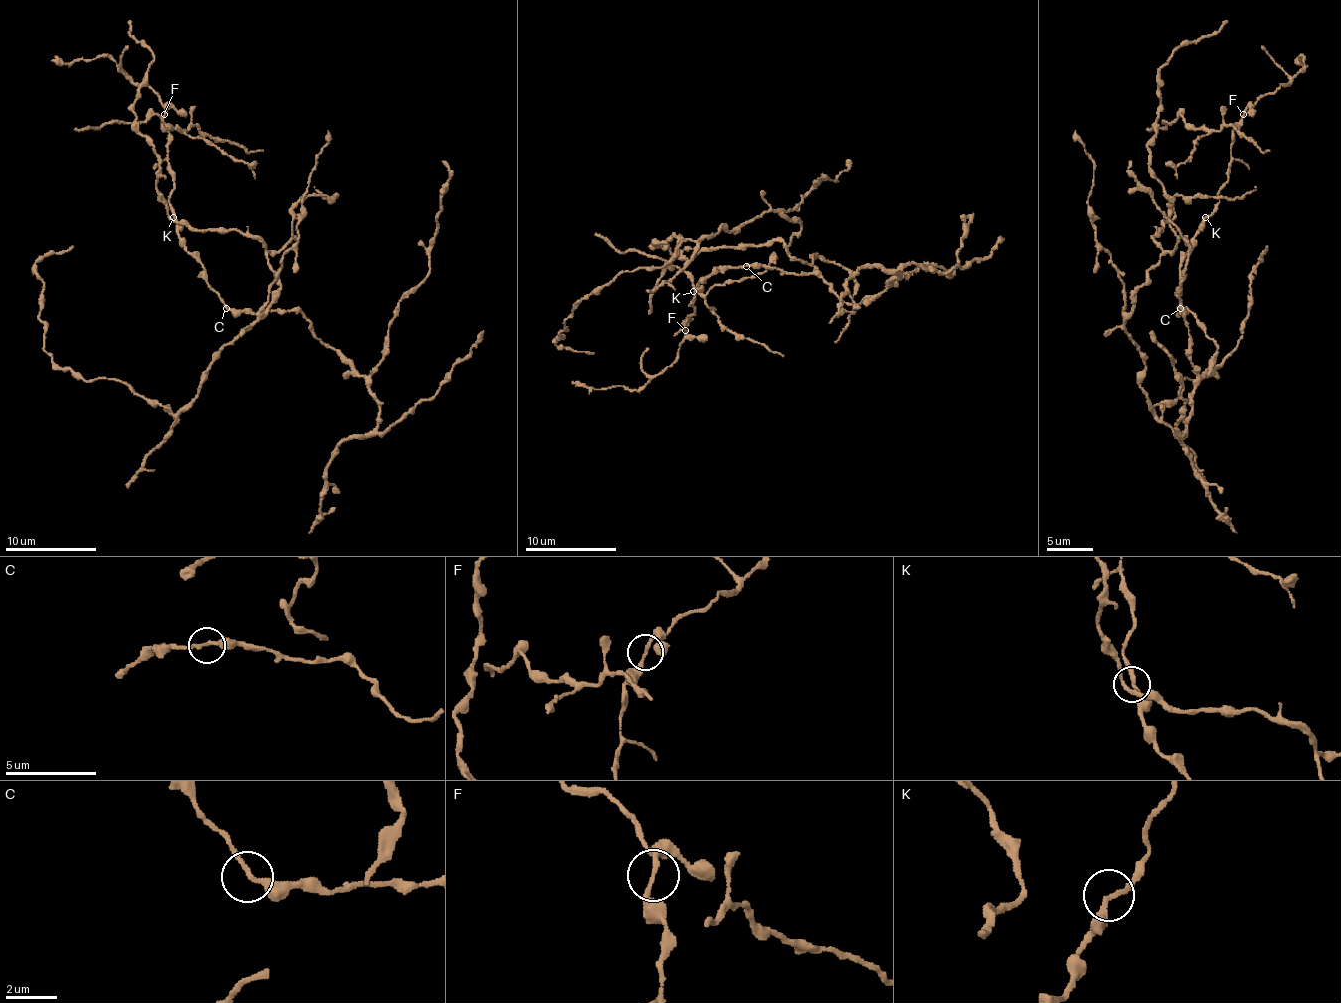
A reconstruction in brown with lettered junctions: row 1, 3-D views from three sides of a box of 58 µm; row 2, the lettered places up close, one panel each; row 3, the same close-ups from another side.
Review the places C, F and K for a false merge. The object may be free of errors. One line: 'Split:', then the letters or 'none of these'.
Split: none of these

